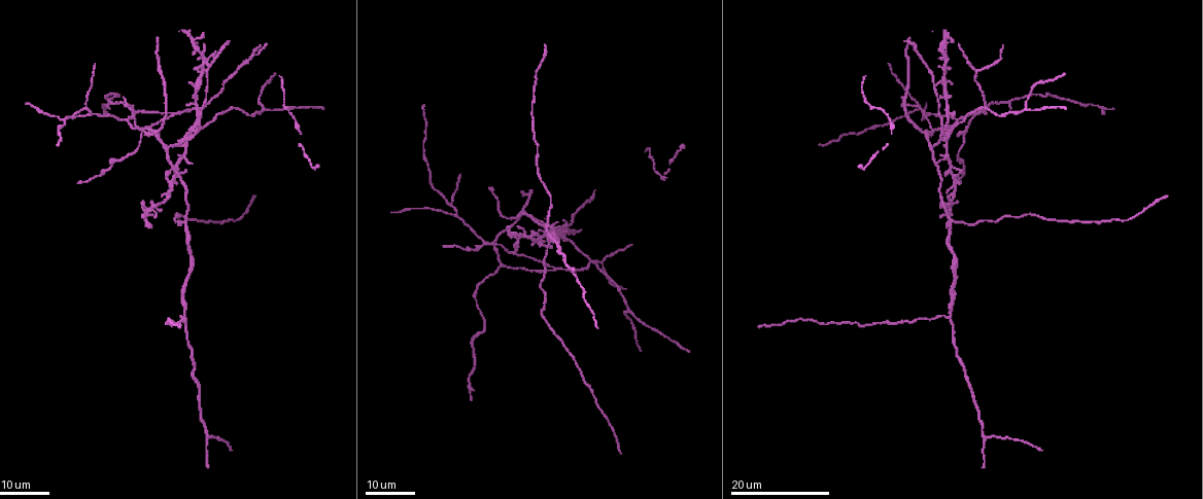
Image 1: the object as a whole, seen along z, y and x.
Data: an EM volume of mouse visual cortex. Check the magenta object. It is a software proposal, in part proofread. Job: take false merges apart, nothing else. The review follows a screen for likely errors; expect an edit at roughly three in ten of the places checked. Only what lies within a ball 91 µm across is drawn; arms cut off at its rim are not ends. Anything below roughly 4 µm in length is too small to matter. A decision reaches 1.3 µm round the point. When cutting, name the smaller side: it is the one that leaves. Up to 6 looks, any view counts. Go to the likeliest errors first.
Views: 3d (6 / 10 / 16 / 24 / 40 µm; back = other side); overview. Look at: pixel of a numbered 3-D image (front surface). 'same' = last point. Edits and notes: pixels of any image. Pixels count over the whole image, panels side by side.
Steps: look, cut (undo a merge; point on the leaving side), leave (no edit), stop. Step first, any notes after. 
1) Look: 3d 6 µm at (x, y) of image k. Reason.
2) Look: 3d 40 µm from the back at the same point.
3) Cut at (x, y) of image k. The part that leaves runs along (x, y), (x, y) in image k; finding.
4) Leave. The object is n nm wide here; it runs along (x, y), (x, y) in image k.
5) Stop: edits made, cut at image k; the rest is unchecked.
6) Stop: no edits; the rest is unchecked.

Look: 3d 24 µm at (930, 132) of image 1. Two arms in line, one across.

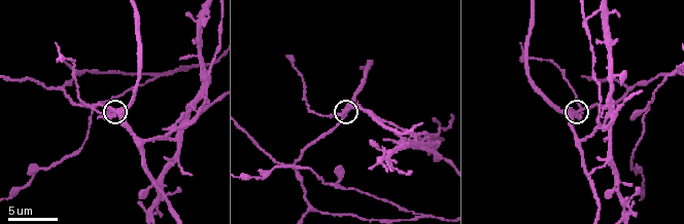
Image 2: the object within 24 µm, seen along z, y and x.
Look: 3d 6 µm at (578, 111) of image 2. Zoom in.

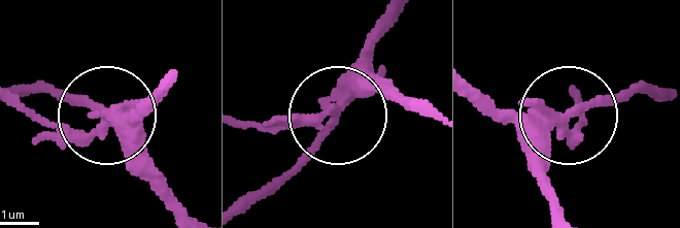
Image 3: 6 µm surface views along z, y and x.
Look: 3d 6 µm from the back at (333, 114) of image 3.

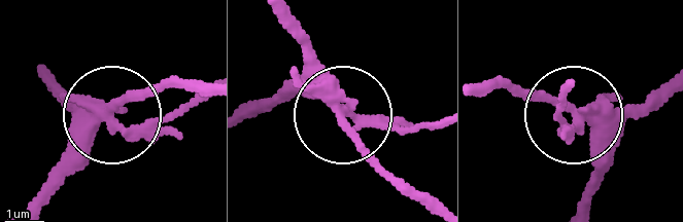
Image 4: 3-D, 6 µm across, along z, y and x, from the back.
Cut at (146, 135) of image 4. The side arm is 15 µm long; the part that leaves runs along (108, 110), (134, 126), (164, 126), (203, 101) in image 4; a second neuron is stuck on.

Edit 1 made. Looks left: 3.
Look: overview.

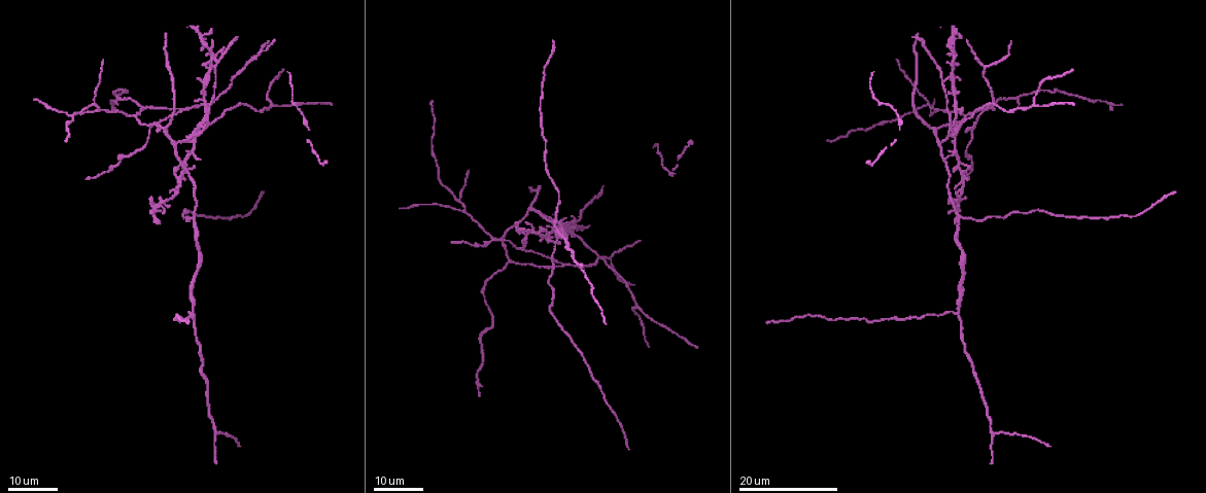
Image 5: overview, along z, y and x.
Look: 3d 16 µm at (558, 231) of image 5. Three-way junction.

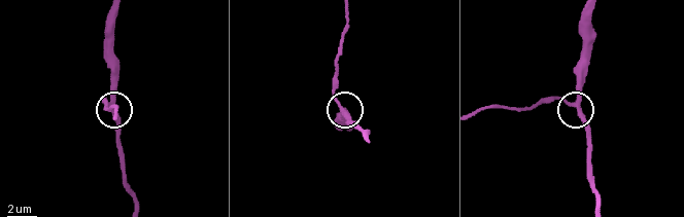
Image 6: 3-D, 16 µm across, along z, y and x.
Look: 3d 6 µm at (341, 109) of image 6.

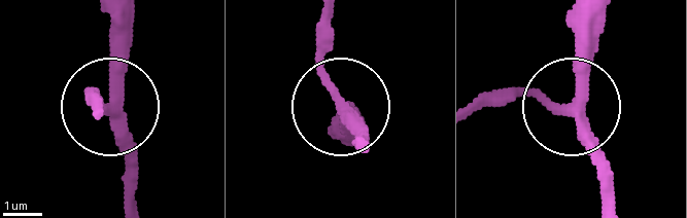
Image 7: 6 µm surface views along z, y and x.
Leave. The side arm is 44 µm long; it runs along (114, 13), (114, 131), (131, 187) in image 7; one neuron here.

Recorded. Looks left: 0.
Stop: edits made, cut at image 4; the rest is unchecked.

